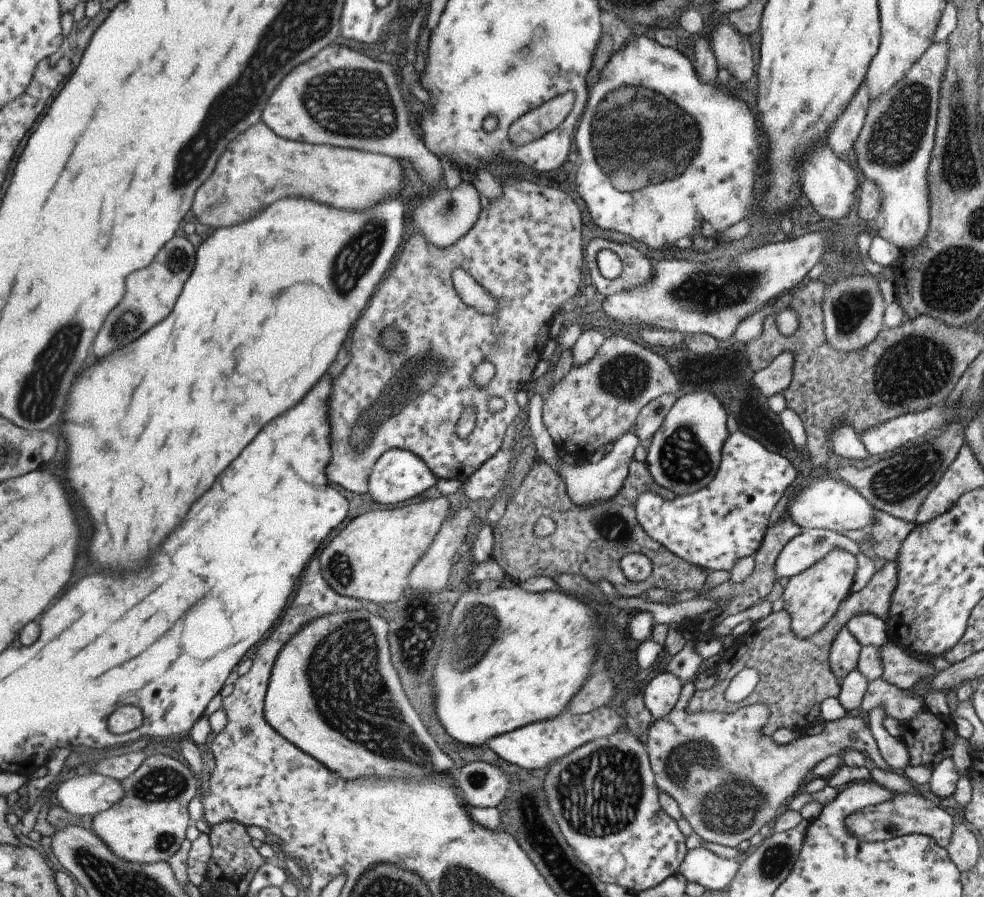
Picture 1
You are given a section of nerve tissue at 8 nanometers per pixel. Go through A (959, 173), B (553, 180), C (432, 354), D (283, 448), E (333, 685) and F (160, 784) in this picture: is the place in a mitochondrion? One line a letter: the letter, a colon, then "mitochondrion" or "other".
A: mitochondrion
B: other
C: mitochondrion
D: other
E: mitochondrion
F: mitochondrion

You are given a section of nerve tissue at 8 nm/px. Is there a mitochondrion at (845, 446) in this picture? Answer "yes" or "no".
no

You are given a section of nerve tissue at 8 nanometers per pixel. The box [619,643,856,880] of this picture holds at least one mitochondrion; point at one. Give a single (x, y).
(734, 803)

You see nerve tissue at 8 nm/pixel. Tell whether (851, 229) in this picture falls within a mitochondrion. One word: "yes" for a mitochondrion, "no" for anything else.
no

